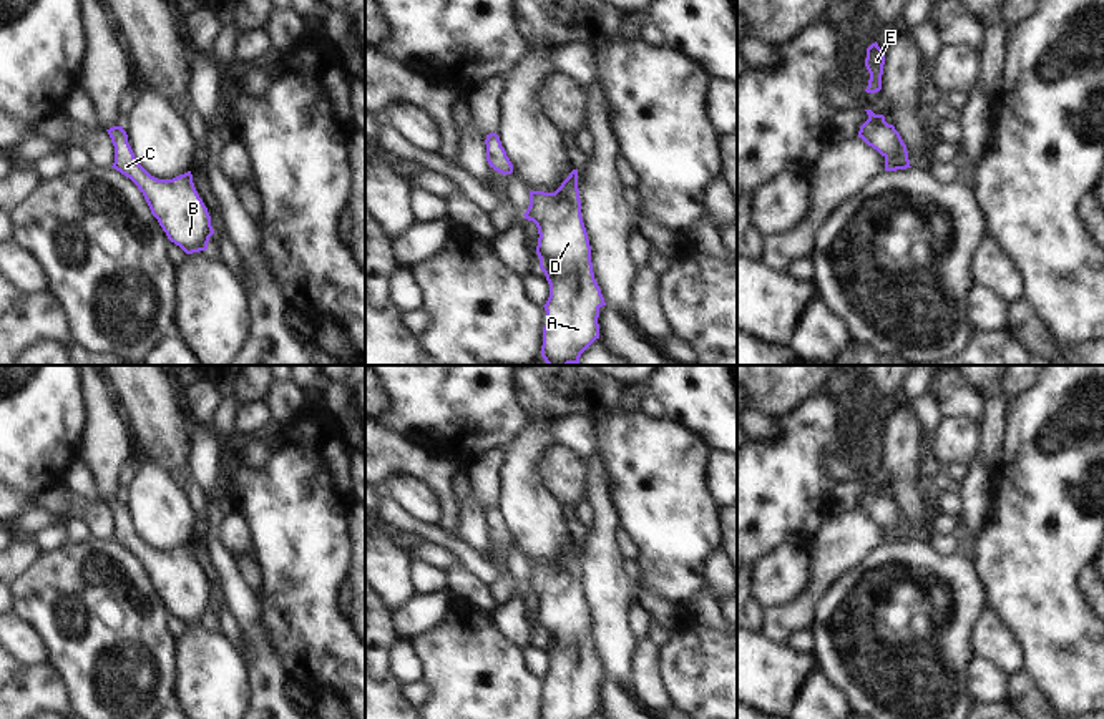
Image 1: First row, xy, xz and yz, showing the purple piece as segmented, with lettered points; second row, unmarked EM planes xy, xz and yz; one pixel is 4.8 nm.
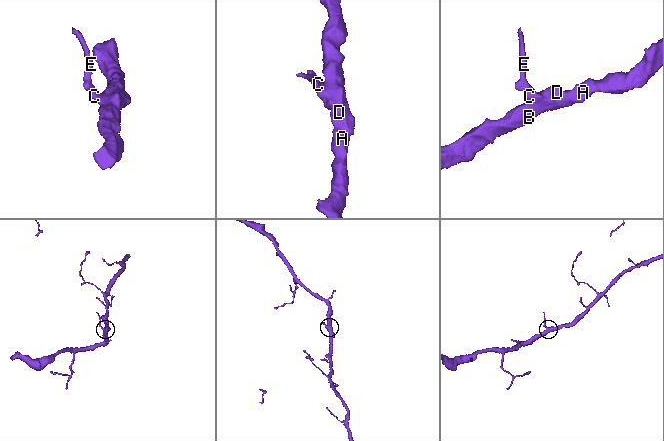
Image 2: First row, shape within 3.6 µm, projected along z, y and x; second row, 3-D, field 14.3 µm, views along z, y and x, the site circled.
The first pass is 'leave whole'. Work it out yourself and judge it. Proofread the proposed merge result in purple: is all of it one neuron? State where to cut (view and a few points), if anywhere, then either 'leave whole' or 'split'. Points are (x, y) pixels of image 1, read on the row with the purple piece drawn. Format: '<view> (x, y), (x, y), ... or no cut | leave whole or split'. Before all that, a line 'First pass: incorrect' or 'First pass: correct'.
First pass: correct
no cut | leave whole

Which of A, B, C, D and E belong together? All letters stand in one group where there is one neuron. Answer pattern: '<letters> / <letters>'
A B C D E

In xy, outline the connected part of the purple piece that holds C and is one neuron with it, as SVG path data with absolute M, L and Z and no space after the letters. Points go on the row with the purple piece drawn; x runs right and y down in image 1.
M123 126L106 131L115 146L111 168L138 186L168 239L186 254L206 251L214 229L208 208L194 188L191 171L173 179L158 179L136 161Z

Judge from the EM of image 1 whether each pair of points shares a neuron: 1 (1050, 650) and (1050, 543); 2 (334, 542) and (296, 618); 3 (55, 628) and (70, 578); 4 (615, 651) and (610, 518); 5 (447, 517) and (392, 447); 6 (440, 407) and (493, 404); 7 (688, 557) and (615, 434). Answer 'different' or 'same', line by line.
1: same
2: same
3: same
4: same
5: same
6: same
7: same

